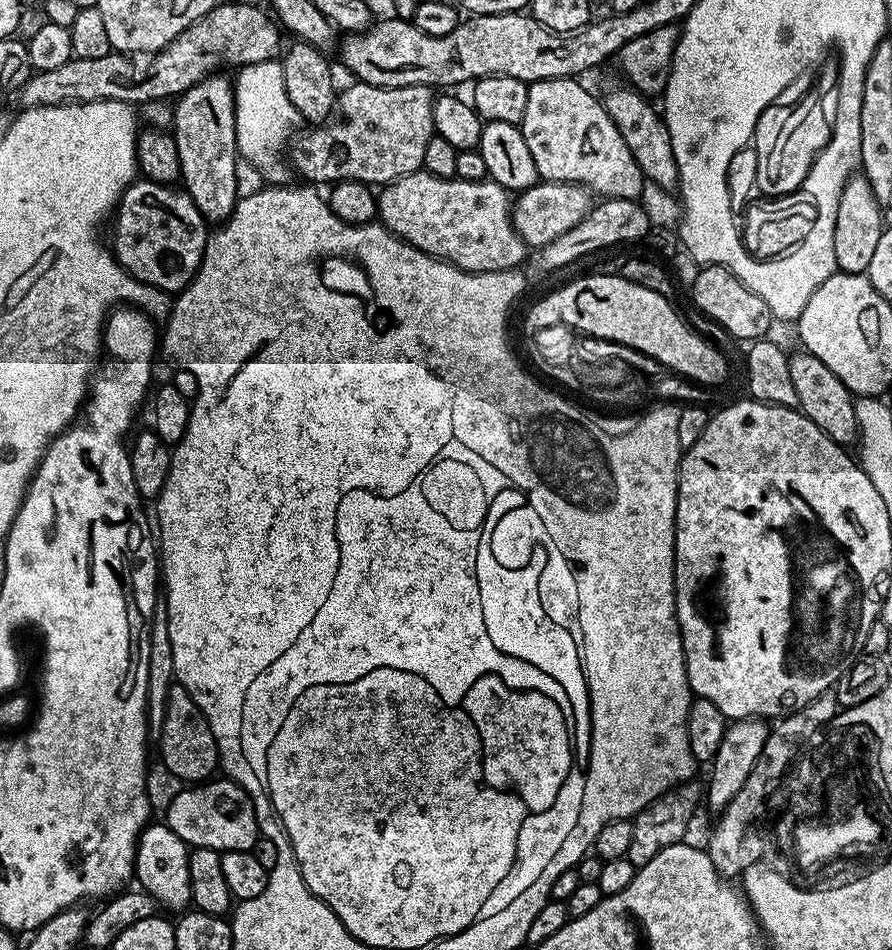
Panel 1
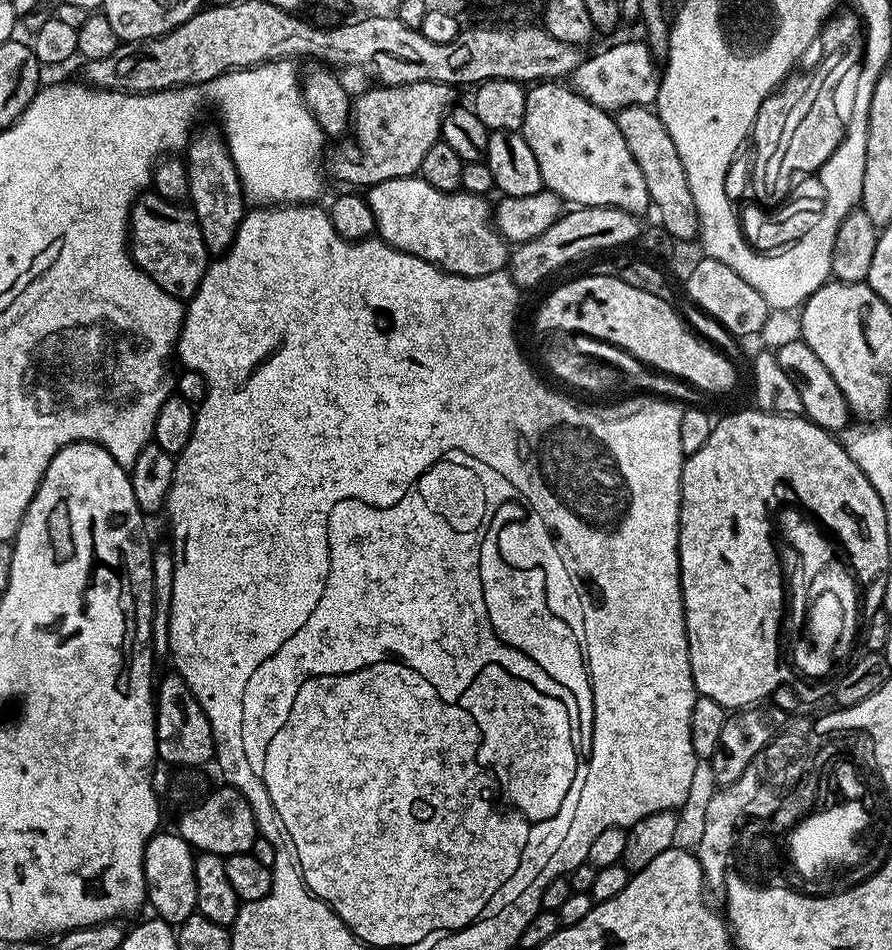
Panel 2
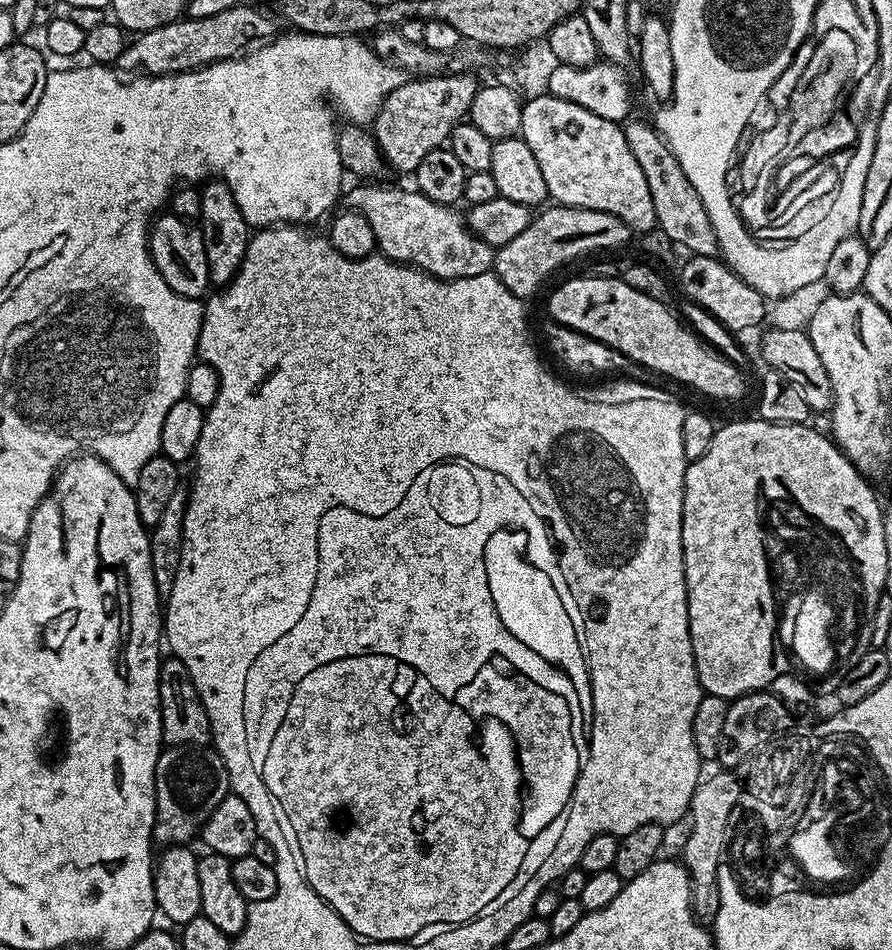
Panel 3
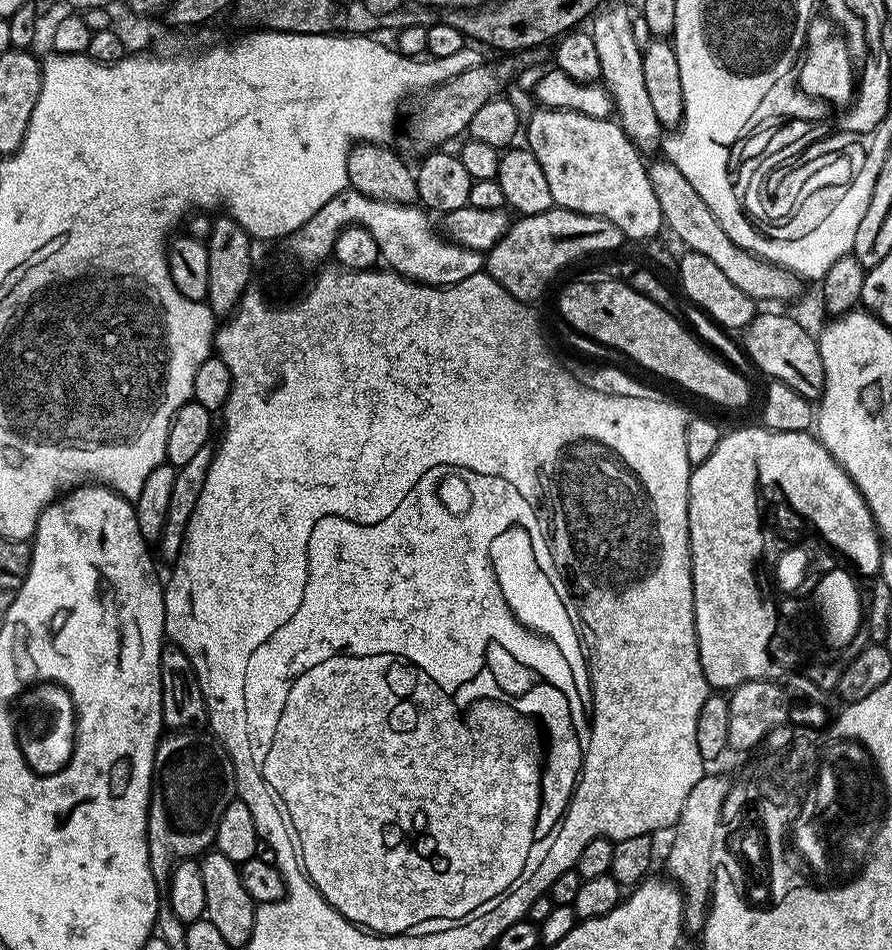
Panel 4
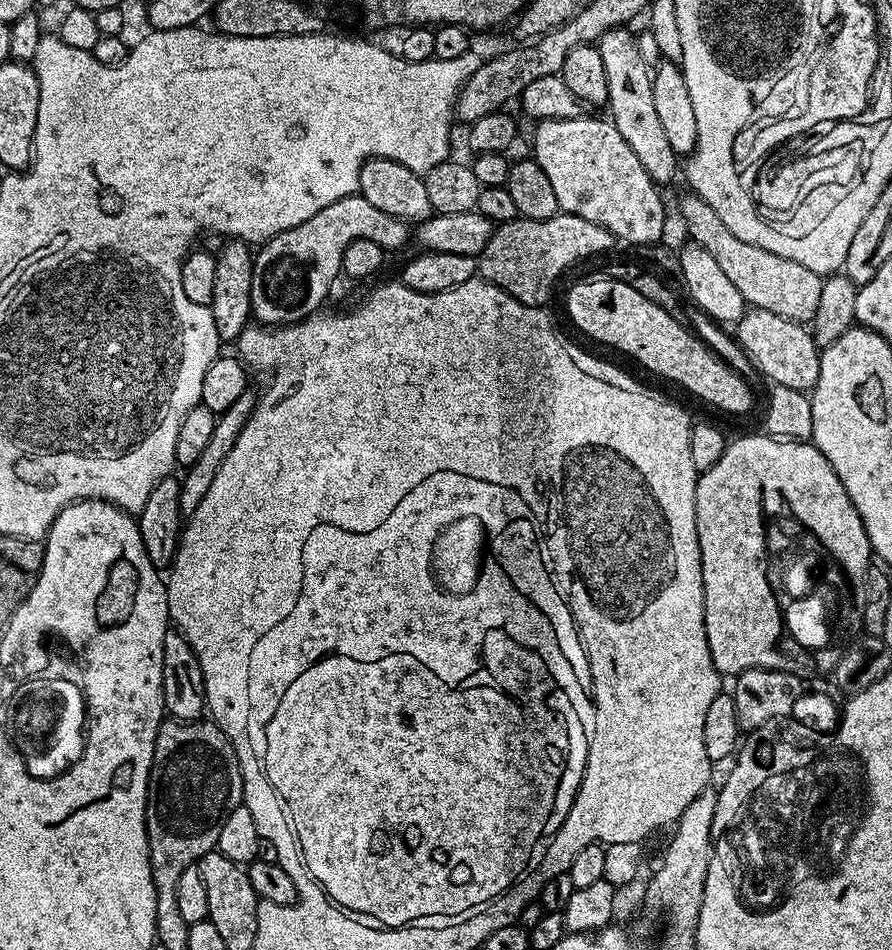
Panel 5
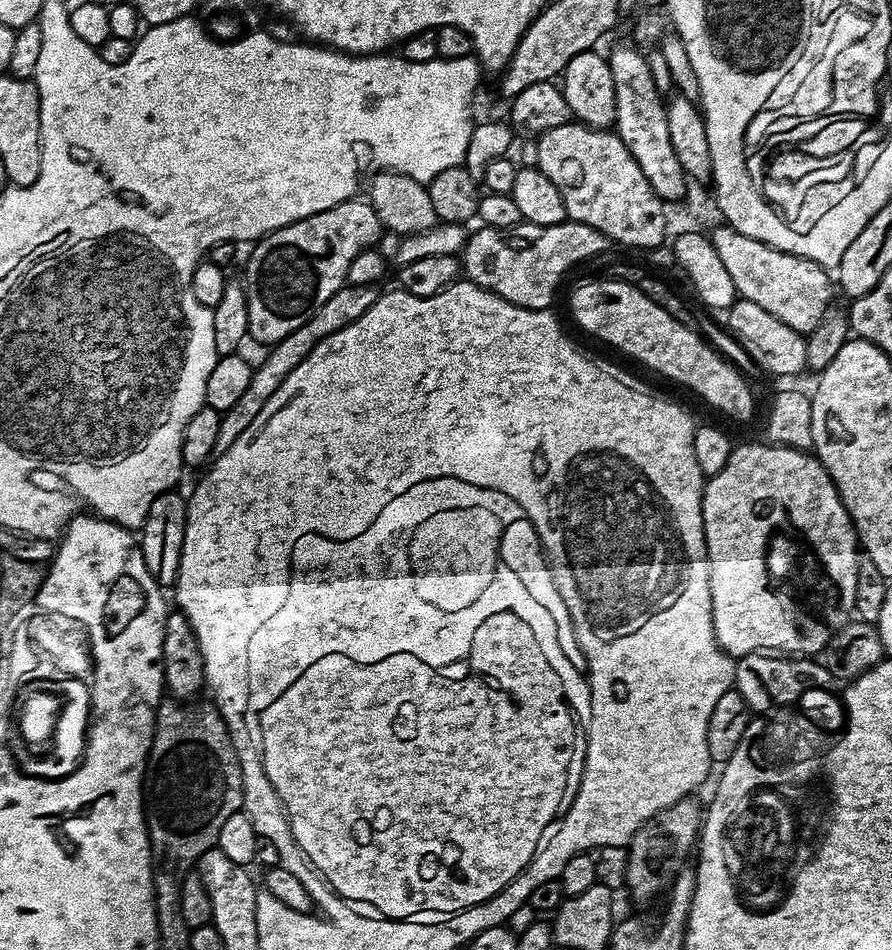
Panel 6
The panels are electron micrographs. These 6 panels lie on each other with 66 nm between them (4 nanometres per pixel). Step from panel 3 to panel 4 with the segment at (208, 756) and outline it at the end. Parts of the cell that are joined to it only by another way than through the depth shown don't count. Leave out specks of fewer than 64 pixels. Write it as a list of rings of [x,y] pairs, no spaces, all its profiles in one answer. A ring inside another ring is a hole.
[[[176,730],[171,734],[165,735],[161,739],[160,745],[156,748],[156,757],[154,758],[154,766],[152,767],[152,798],[148,801],[148,853],[150,854],[150,874],[154,874],[156,883],[160,886],[167,885],[176,865],[181,864],[183,860],[199,857],[213,847],[218,822],[222,818],[226,806],[230,806],[230,802],[237,799],[236,775],[234,774],[234,766],[230,757],[228,757],[227,750],[220,745],[219,740],[213,738],[211,735],[205,734],[205,736],[199,736],[200,734],[196,730]]]

